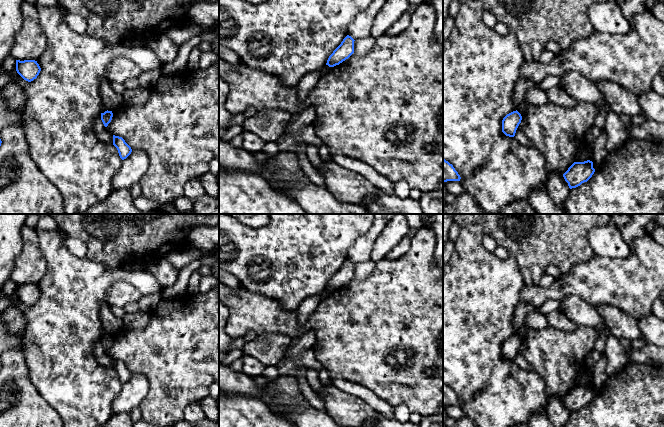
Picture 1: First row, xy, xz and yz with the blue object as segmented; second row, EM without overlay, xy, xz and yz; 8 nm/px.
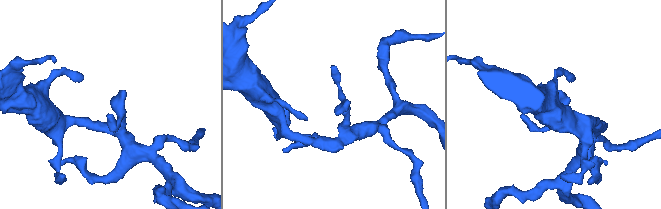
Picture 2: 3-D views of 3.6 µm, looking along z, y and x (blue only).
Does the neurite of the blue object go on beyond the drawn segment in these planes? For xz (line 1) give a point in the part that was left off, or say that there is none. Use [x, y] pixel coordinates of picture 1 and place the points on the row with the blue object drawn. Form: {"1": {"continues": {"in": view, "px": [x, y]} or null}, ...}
{"1": {"continues": null}}

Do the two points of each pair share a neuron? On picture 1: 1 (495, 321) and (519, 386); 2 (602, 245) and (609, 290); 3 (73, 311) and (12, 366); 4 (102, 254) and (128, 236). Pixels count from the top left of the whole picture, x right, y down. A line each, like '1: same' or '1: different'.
1: same
2: different
3: different
4: same

